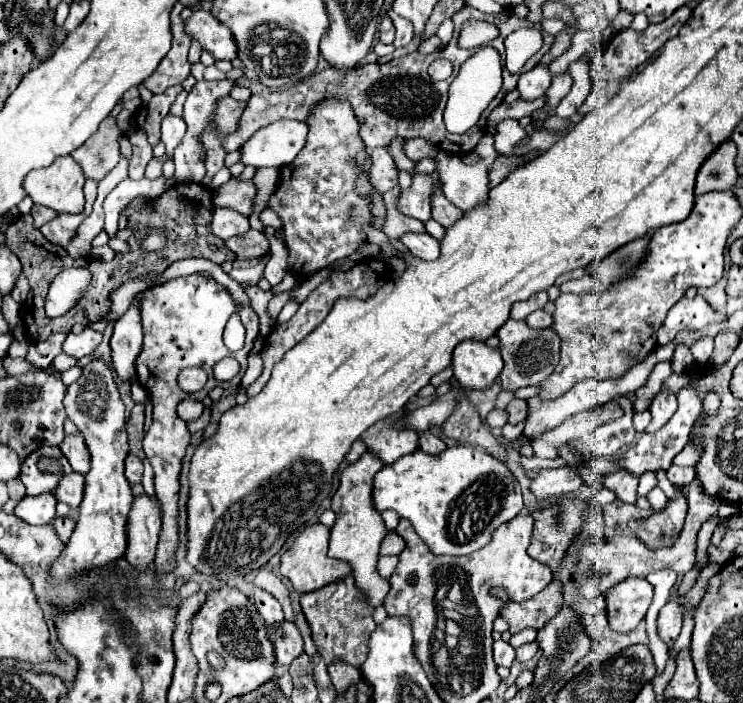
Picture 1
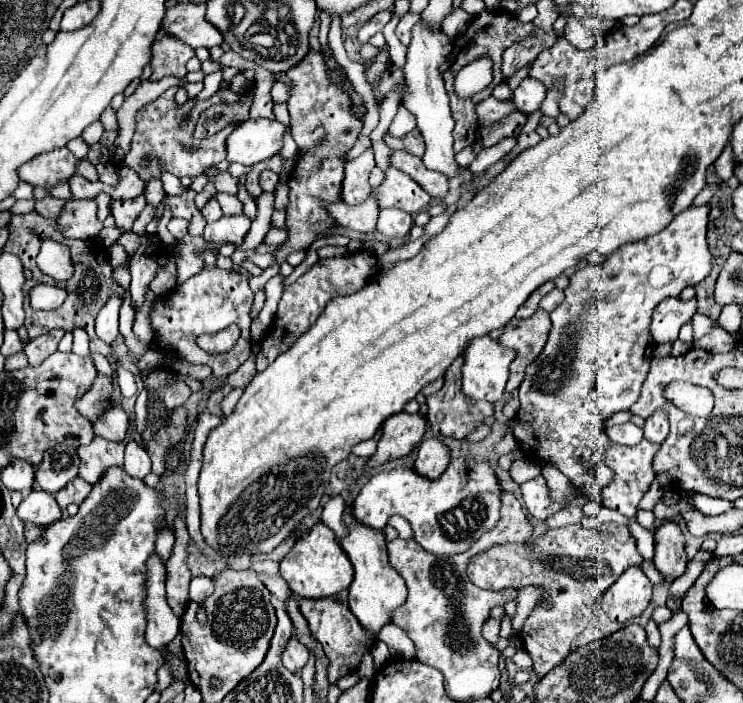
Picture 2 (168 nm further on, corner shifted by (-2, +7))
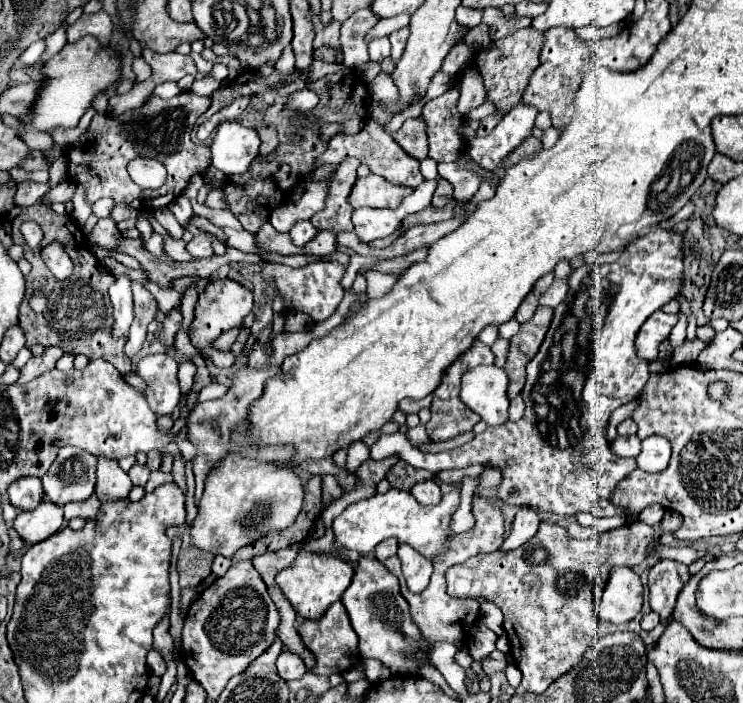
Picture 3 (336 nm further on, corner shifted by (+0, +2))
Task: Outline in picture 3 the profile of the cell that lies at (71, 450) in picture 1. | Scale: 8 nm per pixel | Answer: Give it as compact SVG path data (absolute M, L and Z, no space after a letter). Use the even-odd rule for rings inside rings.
M96 456L96 490L100 502L106 502L110 498L124 498L128 496L132 488L132 482L128 474L118 466L116 460L110 460L106 456Z

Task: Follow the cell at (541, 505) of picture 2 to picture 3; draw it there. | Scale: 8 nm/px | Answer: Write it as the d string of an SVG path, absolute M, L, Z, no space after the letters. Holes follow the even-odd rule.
M522 506L520 512L516 514L516 518L514 518L512 532L508 534L506 542L502 544L502 550L514 550L514 548L522 546L528 538L532 538L536 534L538 526L540 526L538 512L530 506Z

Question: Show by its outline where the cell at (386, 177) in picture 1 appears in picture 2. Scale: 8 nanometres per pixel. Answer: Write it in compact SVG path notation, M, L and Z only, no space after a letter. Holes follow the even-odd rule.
M366 149L360 157L346 161L344 181L342 181L342 191L340 191L342 203L360 205L368 199L368 193L370 193L368 177L370 177L370 171L374 165L376 165L376 161L374 161L372 149Z

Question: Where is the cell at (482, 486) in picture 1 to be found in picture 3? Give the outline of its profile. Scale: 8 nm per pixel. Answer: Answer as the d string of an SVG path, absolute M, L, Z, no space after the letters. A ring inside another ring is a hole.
M456 484L448 494L442 496L440 504L436 506L422 506L420 502L414 500L410 492L390 488L384 494L374 494L368 500L350 504L340 516L334 518L332 530L340 544L358 554L370 554L382 540L394 536L398 538L398 542L410 544L424 558L434 560L446 554L450 548L450 538L454 536L454 532L450 530L450 520L452 514L458 510L458 506L460 506L460 486Z

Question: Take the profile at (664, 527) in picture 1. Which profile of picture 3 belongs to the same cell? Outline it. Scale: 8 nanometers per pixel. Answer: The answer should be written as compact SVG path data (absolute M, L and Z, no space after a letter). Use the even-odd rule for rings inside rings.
M660 560L656 562L652 568L650 568L650 580L648 580L648 586L650 586L650 606L654 612L660 614L662 622L670 620L672 616L672 610L674 610L674 604L676 604L676 598L682 590L682 586L690 580L690 572L688 572L688 566L682 564L682 562L676 562L676 560Z

